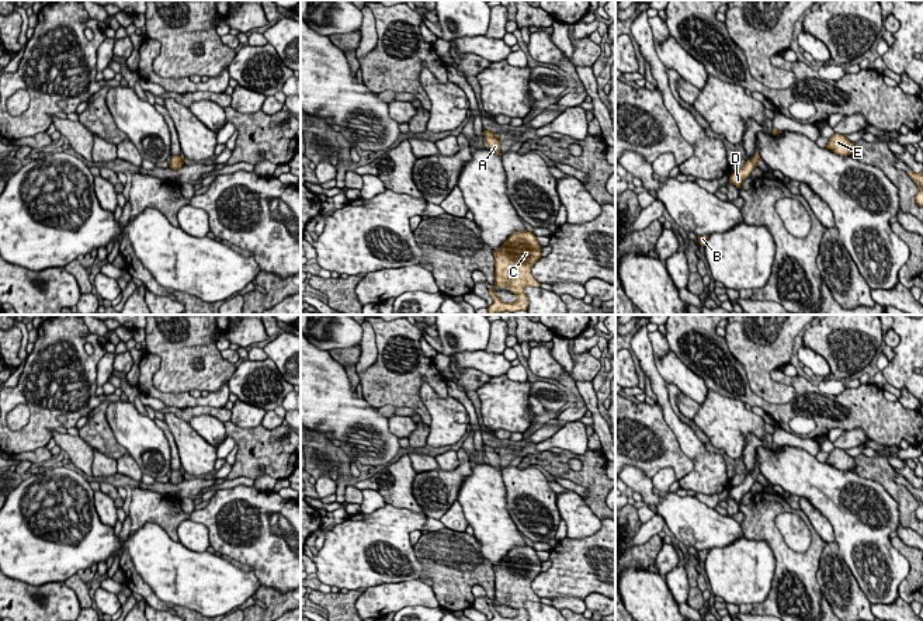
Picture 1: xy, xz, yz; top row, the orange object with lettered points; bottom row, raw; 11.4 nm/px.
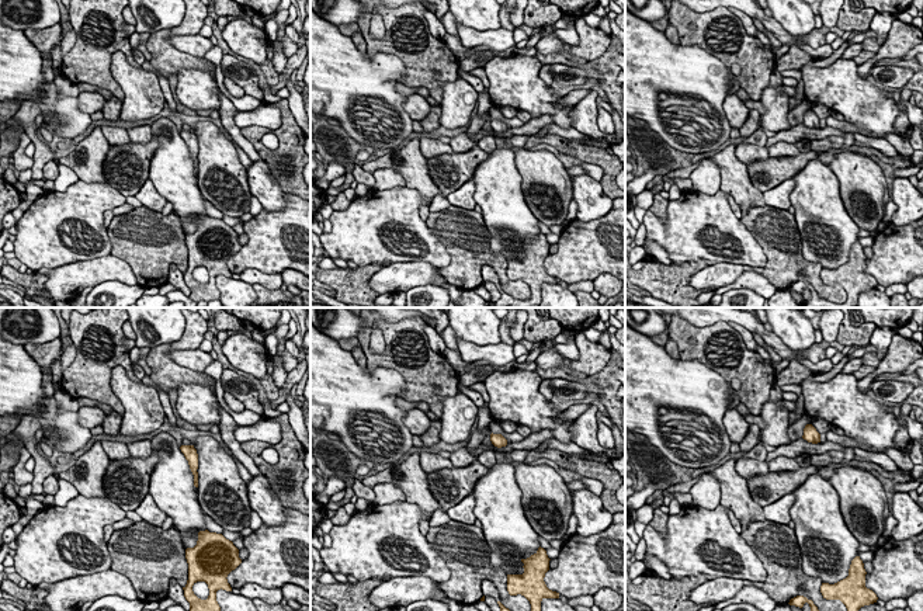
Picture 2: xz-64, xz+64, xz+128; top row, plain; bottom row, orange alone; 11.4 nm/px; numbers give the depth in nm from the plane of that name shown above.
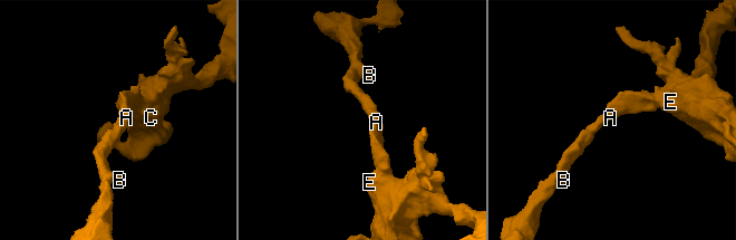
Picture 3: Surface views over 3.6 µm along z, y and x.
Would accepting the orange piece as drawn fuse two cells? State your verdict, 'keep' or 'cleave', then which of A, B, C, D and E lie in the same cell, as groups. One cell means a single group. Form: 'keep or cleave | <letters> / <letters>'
keep | A B C D E

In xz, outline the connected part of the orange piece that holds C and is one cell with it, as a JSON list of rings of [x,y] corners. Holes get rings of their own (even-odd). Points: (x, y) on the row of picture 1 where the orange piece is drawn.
[[[527,229],[517,230],[496,250],[495,256],[495,285],[489,288],[493,303],[489,305],[489,315],[503,312],[517,312],[528,309],[525,287],[539,287],[531,268],[541,259],[542,249],[537,236]],[[495,288],[509,288],[516,296],[516,302],[503,302],[496,296]]]

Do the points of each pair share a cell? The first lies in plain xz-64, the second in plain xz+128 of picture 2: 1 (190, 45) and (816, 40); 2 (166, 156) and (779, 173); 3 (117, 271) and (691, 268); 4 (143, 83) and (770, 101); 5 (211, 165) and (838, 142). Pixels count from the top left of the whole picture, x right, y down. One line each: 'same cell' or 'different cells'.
1: same cell
2: different cells
3: different cells
4: same cell
5: different cells

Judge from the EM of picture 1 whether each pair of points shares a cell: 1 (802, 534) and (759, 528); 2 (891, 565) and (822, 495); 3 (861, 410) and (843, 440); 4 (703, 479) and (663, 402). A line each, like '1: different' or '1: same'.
1: different
2: same
3: different
4: same

